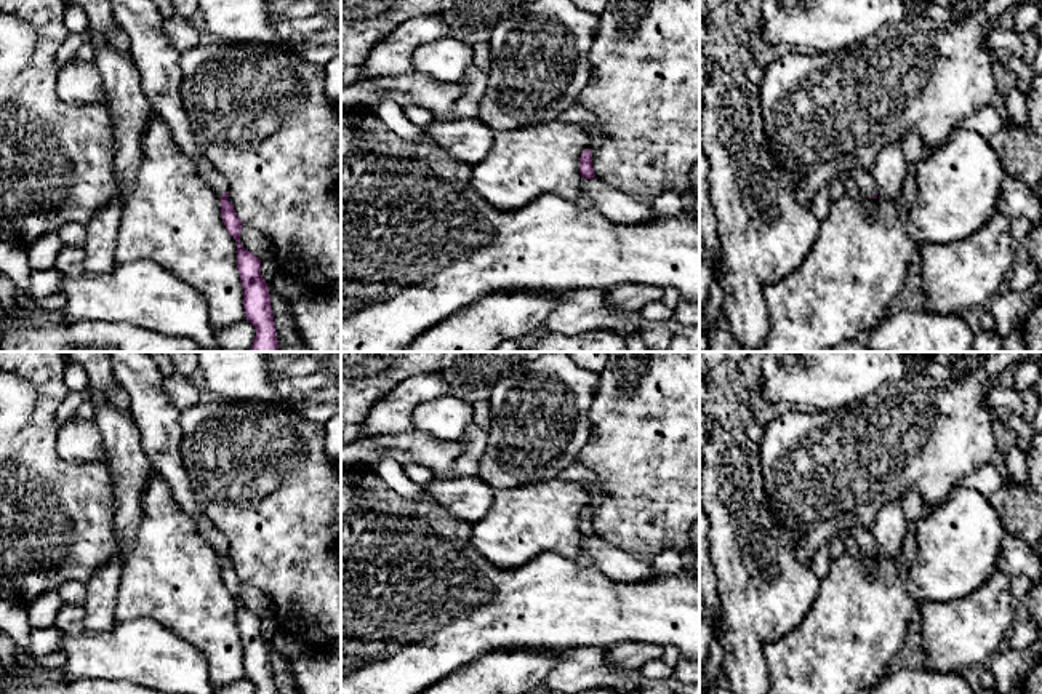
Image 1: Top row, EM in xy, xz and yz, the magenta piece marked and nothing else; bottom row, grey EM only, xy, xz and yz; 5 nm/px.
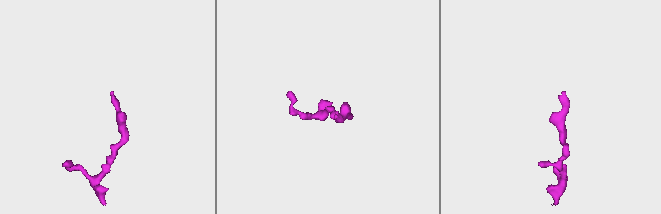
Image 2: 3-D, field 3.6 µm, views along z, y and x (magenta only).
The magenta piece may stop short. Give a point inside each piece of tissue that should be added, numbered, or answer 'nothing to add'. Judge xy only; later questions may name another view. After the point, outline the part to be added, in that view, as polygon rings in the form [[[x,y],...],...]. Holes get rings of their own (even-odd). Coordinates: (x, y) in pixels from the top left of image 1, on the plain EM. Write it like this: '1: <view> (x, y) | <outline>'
1: xy (205, 526) | [[[198,517],[194,521],[200,536],[206,539],[219,555],[229,550],[226,536],[213,524],[208,517]]]

